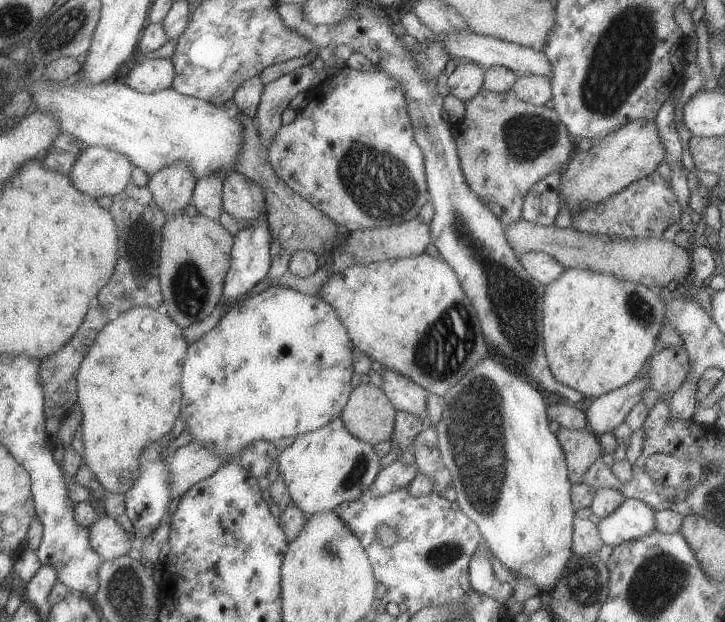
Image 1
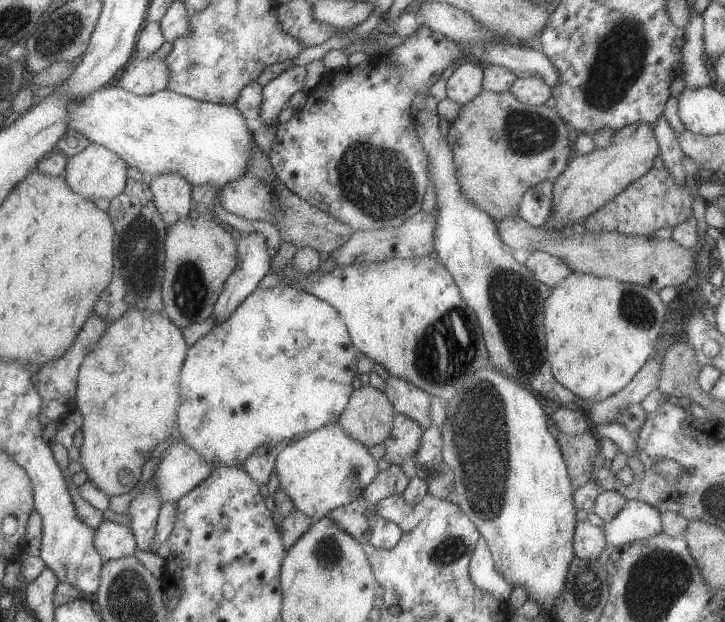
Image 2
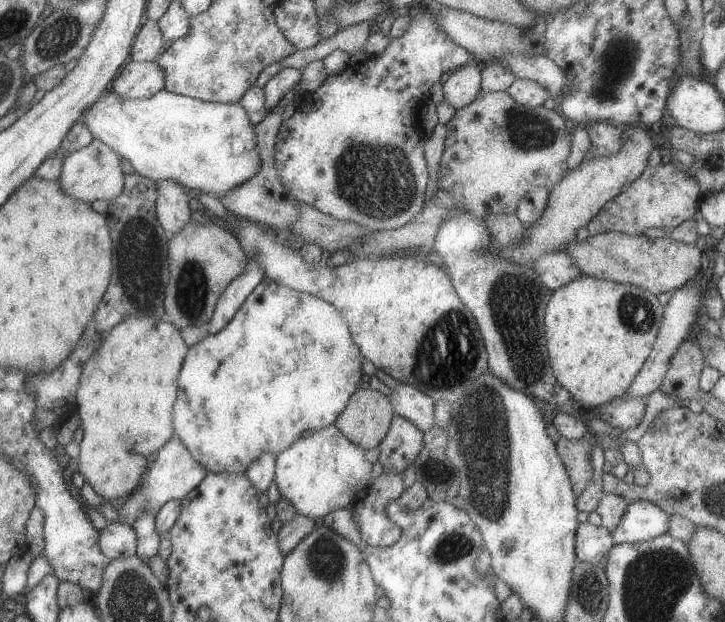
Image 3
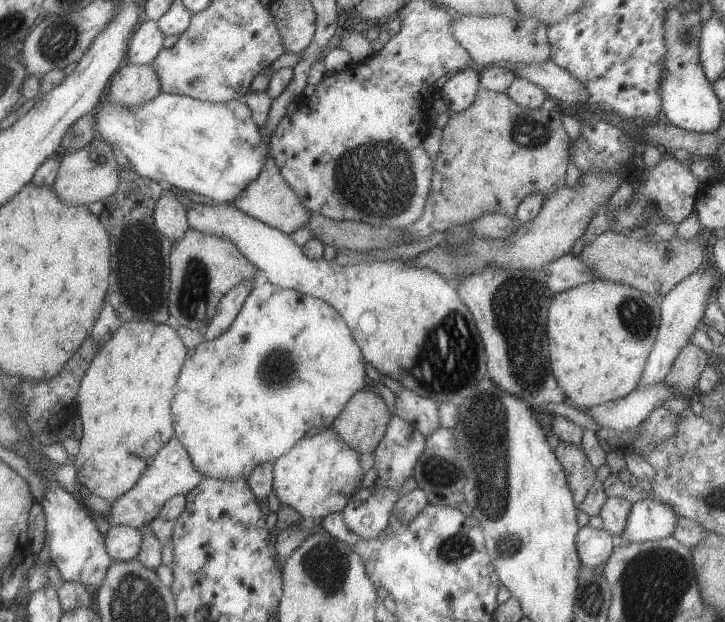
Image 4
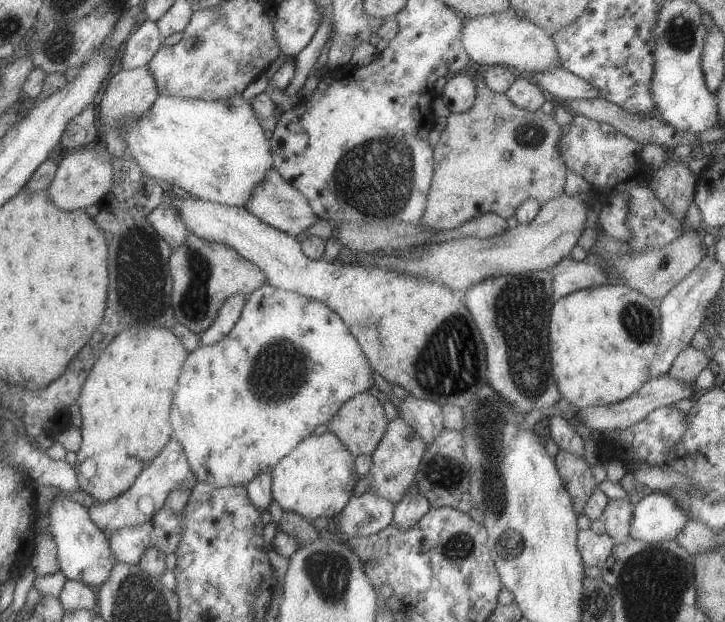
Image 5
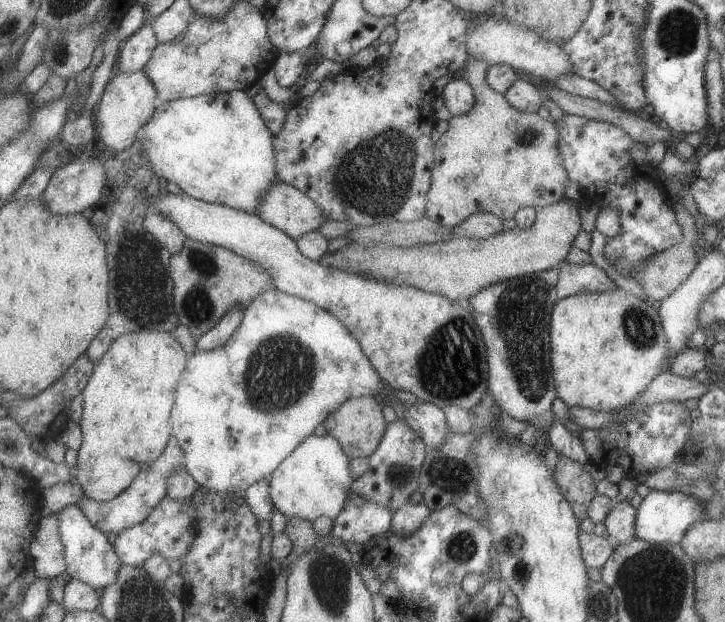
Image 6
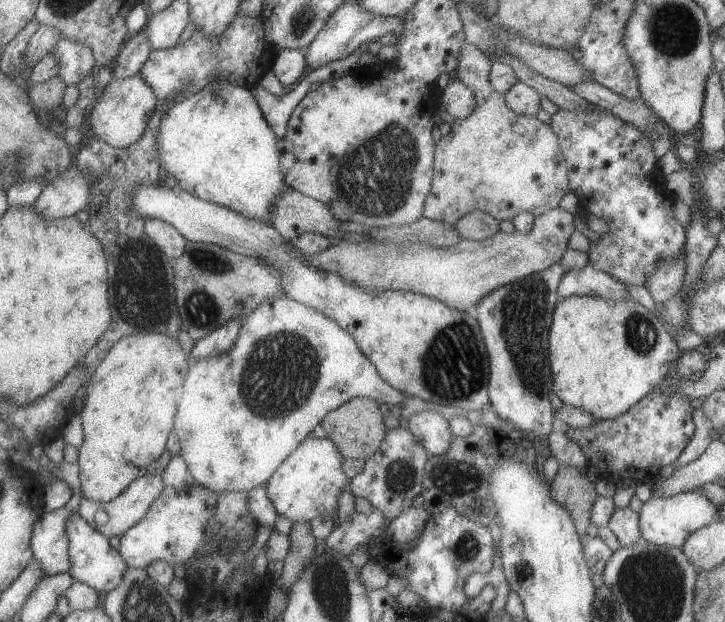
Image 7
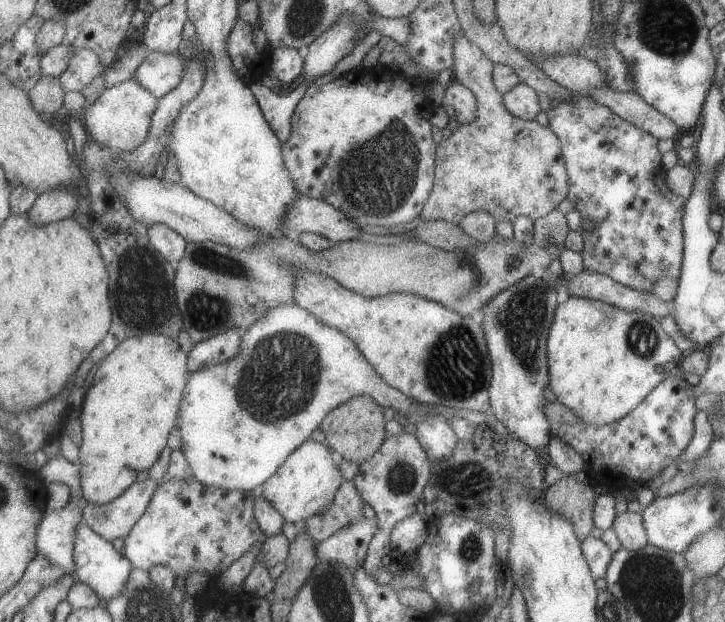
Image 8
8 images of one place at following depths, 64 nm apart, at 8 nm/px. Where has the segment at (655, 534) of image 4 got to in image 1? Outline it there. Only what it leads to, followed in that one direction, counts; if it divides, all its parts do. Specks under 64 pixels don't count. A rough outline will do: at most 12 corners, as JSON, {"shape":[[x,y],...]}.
{"shape":[[625,499],[596,526],[616,547],[655,530],[655,510]]}

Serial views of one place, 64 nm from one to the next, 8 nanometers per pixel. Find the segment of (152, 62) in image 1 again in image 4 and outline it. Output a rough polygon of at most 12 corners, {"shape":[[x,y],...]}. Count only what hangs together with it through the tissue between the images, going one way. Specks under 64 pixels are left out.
{"shape":[[127,63],[104,96],[139,105],[160,94],[150,65]]}

